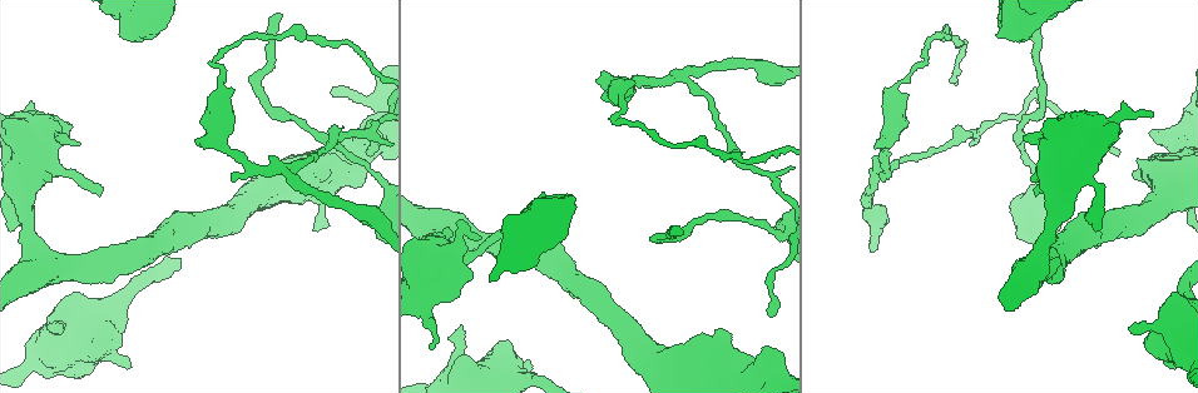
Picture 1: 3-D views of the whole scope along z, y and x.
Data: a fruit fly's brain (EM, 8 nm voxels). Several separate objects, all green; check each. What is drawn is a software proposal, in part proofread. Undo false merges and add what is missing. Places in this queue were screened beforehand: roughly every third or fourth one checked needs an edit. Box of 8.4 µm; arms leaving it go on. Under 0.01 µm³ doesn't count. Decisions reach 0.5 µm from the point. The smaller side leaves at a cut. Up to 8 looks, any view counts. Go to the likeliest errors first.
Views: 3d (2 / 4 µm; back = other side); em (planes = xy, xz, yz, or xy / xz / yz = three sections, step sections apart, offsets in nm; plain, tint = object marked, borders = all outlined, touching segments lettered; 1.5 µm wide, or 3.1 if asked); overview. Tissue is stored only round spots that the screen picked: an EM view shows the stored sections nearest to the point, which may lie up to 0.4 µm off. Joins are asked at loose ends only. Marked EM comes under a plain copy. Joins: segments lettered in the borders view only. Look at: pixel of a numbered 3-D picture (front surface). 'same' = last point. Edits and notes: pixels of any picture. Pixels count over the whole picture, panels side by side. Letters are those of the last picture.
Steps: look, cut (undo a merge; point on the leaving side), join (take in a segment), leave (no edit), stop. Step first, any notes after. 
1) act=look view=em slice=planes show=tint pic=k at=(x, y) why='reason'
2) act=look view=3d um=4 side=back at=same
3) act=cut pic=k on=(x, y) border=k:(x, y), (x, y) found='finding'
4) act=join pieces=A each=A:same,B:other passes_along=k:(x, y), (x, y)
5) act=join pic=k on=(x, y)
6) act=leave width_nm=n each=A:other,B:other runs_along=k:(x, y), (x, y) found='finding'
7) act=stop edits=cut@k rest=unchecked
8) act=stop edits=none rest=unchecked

act=look view=3d um=4 side=back pic=1 at=(54, 170) why='sudden change in width'

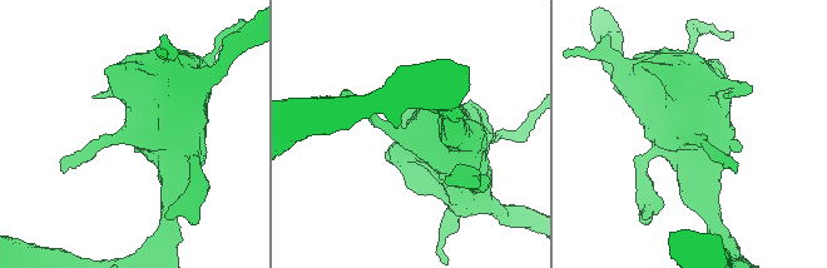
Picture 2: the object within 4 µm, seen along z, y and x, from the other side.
act=look view=em slice=planes show=borders pic=2 at=(128, 134)

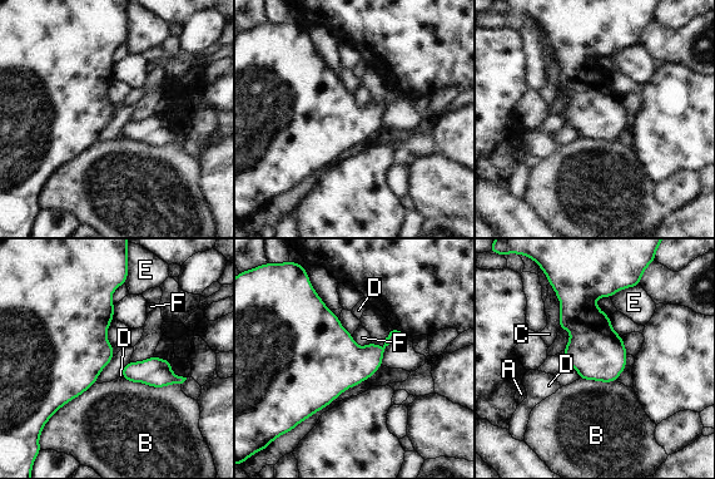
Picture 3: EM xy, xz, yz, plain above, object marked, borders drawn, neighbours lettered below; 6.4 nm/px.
act=leave each=A:other,B:other,C:other,D:other,E:other,F:other border=3:(352, 335), (360, 346), (371, 342) found='one neuron here'

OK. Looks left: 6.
act=look view=em slice=xy step=4 show=borders pic=1 at=(60, 330) why='free end'

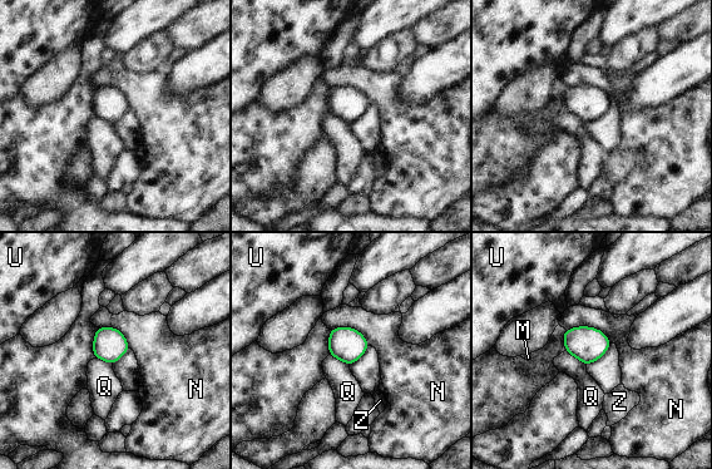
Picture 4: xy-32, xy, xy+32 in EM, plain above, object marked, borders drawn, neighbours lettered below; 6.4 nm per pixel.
act=leave width_nm=220 longest_contact=N:300nm each=M:other,N:other,Q:other,U:other,Z:other found='none of them fits'

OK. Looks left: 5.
act=look view=3d um=2 pic=1 at=(1151, 117) why='an open end'

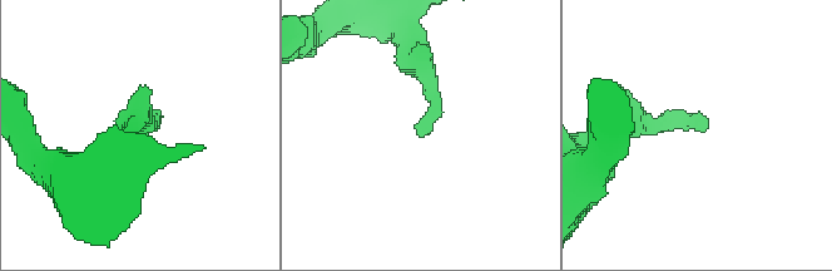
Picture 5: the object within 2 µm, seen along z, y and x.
act=look view=em slice=xy step=4 show=borders pic=5 at=(418, 134) why='shape alone is not enough'

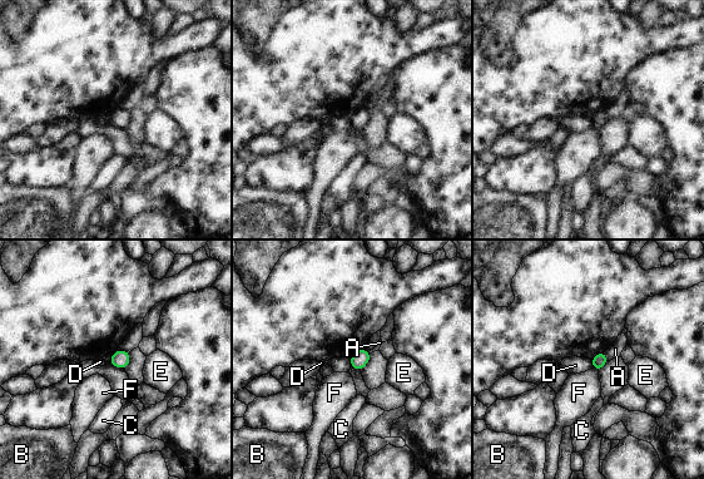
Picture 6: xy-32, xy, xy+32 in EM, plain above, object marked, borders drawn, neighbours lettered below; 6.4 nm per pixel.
act=look view=em slice=xz step=4 show=borders at=same

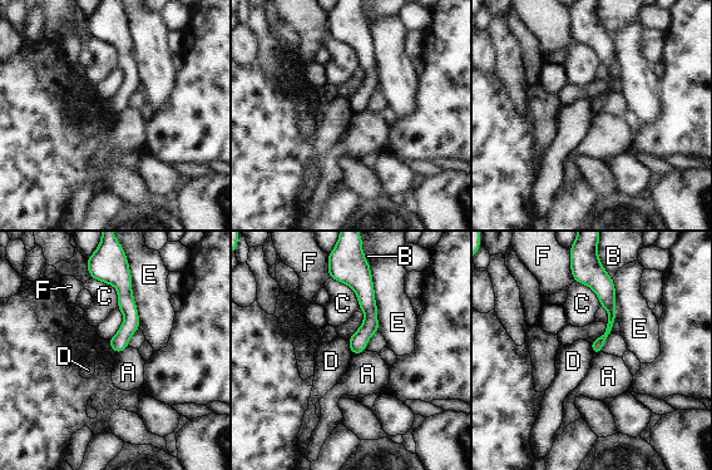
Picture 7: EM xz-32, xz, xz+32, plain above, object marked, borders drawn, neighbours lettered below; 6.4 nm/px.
act=leave each=A:other,B:other,C:other,D:other,E:other,F:other border=7:(346, 340), (352, 354) found='no lettered segment goes on from it'

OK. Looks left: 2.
act=stop edits=none rest=unchecked

